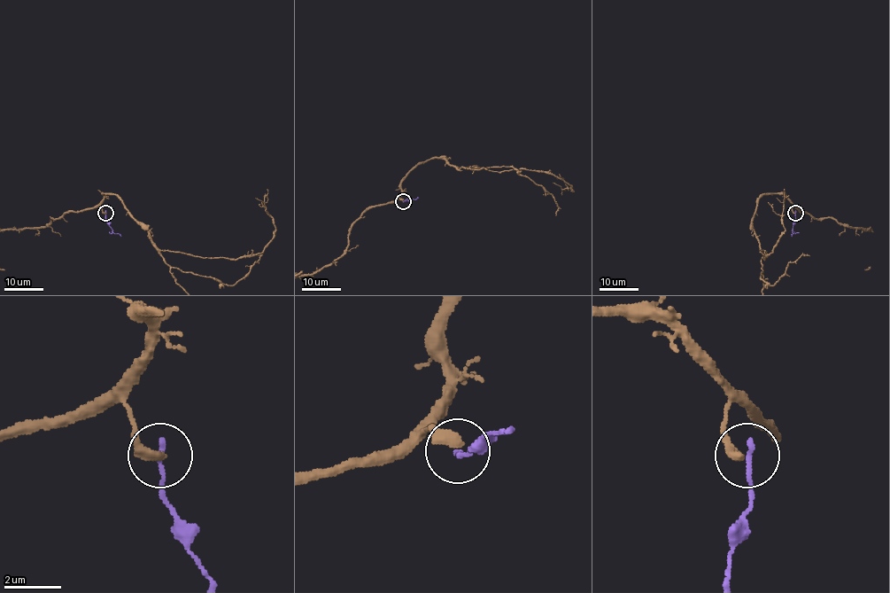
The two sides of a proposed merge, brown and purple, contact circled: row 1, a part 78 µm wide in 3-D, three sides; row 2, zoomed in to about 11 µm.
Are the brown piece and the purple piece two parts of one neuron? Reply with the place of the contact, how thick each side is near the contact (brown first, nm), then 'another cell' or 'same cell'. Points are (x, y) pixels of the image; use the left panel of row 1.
at (105, 213); 400 nm thick on the brown side, 200 nm on the other; another cell

